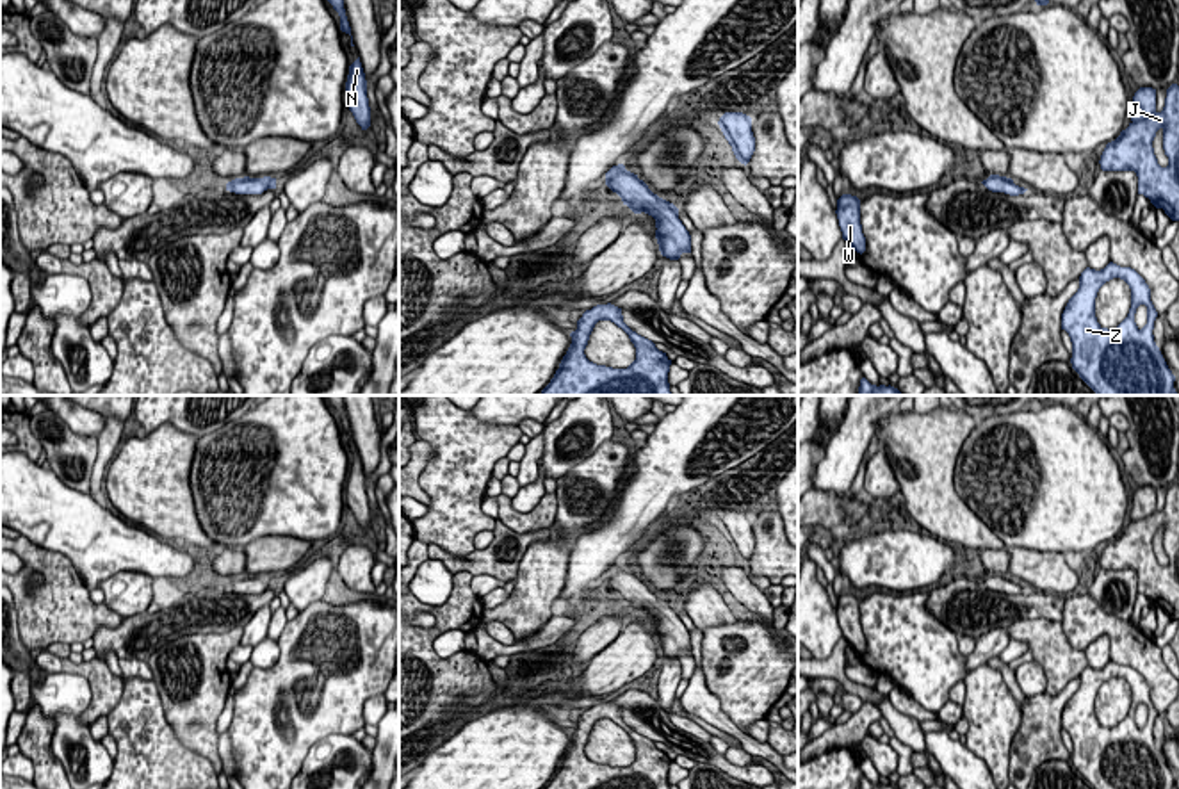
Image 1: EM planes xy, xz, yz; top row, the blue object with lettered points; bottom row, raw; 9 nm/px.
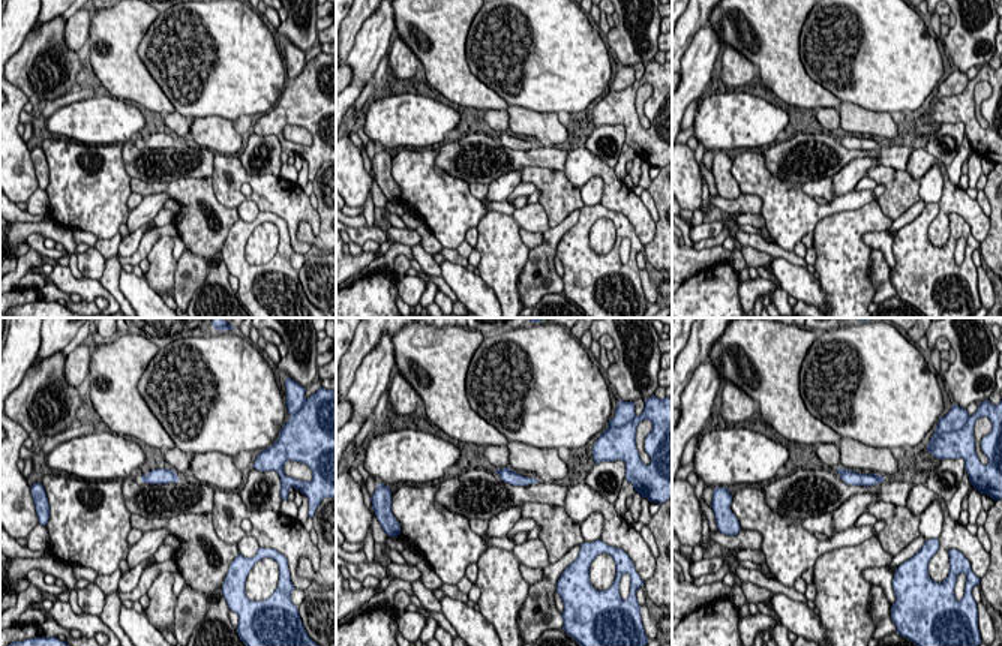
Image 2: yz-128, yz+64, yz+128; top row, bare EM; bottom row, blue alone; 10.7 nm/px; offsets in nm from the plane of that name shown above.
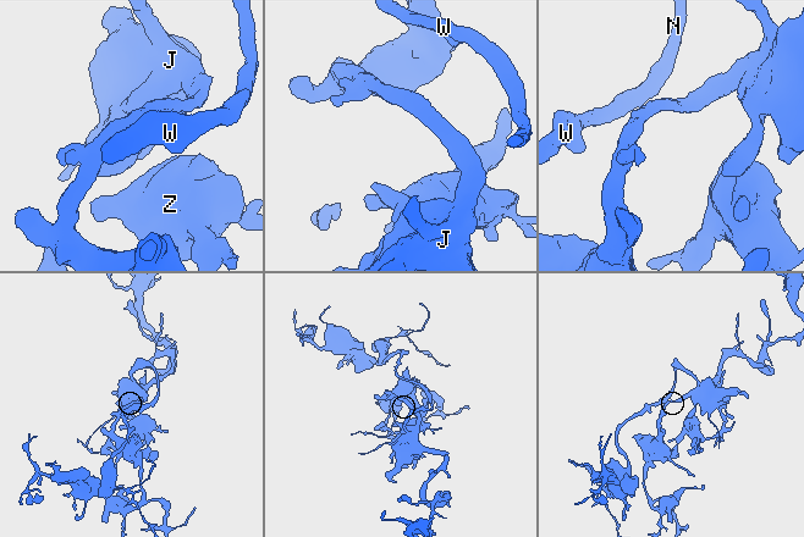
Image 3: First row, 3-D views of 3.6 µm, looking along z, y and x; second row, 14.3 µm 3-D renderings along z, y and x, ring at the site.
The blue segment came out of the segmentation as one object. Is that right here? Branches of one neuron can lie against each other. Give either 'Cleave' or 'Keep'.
Keep

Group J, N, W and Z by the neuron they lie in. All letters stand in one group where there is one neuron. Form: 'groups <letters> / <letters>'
groups J N W Z

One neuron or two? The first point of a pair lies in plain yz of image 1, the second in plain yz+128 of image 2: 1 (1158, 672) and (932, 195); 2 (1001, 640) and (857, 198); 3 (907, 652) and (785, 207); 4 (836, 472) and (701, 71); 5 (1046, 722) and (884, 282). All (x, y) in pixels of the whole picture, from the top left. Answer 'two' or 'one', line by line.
1: two
2: two
3: one
4: one
5: one

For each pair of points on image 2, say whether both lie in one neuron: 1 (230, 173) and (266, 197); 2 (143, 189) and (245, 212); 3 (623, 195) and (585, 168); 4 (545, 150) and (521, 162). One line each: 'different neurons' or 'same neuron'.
1: same neuron
2: different neurons
3: same neuron
4: same neuron

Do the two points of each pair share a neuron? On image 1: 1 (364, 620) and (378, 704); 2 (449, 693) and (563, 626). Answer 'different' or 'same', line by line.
1: different
2: different

